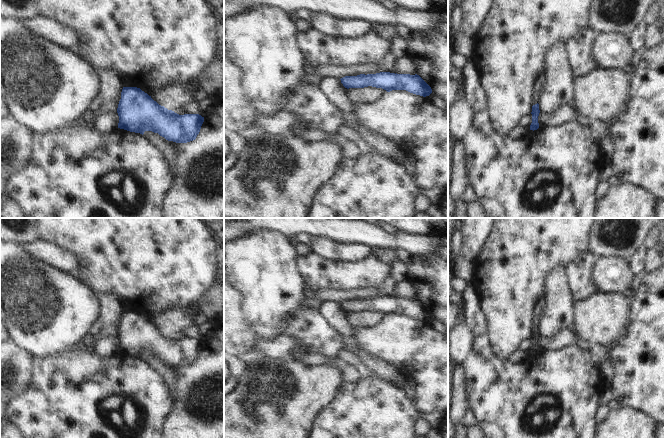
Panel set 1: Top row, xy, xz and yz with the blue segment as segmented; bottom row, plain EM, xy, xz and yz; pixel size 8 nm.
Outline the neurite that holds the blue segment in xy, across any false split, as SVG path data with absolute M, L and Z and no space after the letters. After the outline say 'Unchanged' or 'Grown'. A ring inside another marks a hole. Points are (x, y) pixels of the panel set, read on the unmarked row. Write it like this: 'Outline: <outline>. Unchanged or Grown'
Outline: M123 311L117 337L118 352L142 359L152 355L176 367L195 364L204 346L199 338L179 339L168 334L137 311Z. Unchanged.

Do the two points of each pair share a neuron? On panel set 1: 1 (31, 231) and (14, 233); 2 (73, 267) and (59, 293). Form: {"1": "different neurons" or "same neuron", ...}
{"1": "same neuron", "2": "different neurons"}

